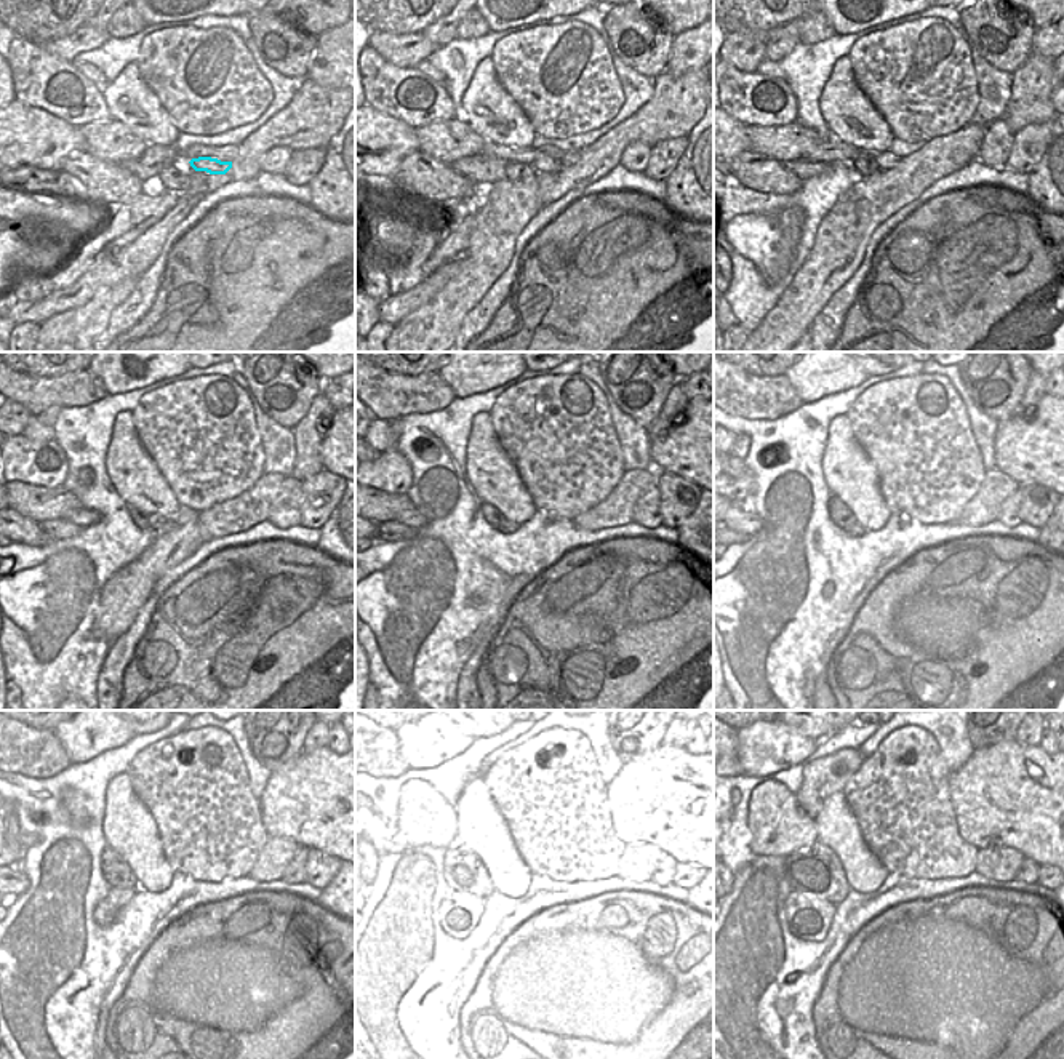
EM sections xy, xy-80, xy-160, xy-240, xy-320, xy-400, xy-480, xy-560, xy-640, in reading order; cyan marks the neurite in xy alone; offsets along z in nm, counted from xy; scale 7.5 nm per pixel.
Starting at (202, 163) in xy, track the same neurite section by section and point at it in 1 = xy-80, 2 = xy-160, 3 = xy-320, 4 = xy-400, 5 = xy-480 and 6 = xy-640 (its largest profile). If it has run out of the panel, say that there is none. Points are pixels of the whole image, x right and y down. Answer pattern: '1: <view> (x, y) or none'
1: xy-80 (543, 165)
2: xy-160 (885, 160)
3: xy-320 (504, 527)
4: xy-400 (856, 530)
5: xy-480 (109, 909)
6: xy-640 (808, 917)

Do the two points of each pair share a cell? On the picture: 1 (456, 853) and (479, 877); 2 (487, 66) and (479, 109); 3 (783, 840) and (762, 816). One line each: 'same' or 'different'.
1: same
2: same
3: same

